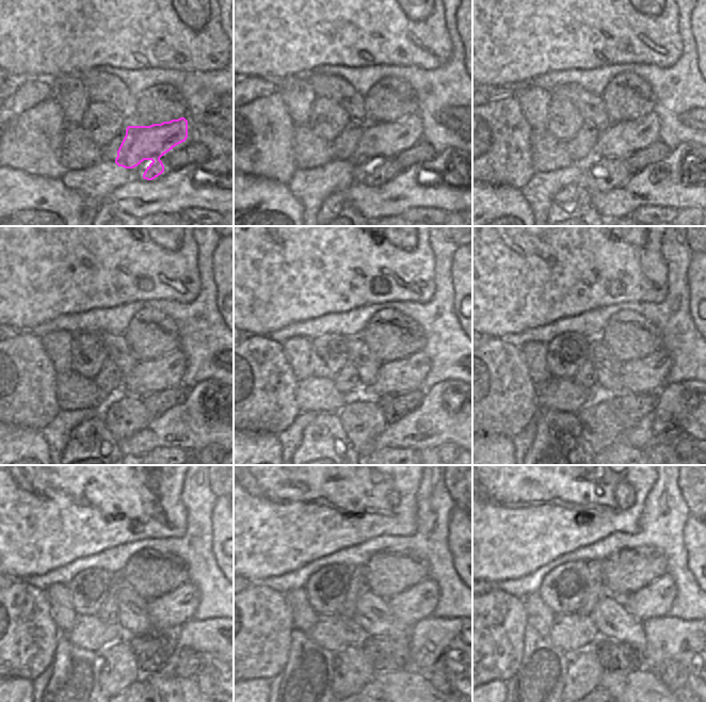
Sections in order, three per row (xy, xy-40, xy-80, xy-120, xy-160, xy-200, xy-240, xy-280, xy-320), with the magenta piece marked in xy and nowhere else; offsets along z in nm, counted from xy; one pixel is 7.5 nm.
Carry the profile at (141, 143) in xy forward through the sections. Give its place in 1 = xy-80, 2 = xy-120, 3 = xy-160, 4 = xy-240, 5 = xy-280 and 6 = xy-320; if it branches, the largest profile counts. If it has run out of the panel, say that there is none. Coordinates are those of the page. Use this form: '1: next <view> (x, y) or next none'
1: next xy-80 (620, 141)
2: next xy-120 (148, 377)
3: next xy-160 (405, 375)
4: next xy-240 (167, 612)
5: next xy-280 (417, 603)
6: next xy-320 (654, 601)

